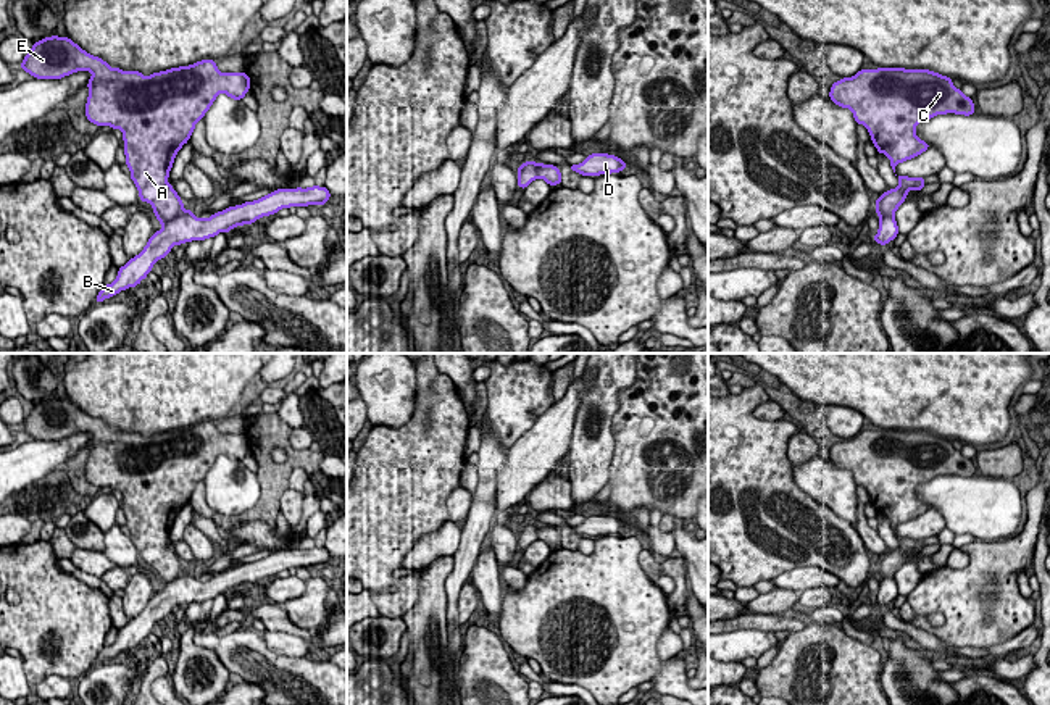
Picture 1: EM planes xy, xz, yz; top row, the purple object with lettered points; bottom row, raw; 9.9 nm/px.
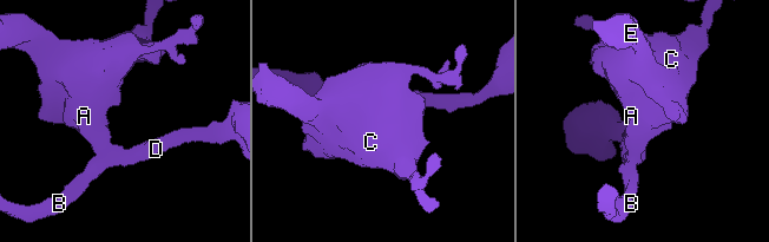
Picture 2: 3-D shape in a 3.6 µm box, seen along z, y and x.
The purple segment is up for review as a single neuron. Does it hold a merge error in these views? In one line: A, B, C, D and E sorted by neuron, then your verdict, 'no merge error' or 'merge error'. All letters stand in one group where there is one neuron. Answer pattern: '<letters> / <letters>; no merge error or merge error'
A C E / B D; merge error

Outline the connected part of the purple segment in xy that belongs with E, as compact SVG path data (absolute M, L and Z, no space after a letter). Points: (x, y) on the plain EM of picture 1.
M58 397L35 403L19 429L35 440L61 440L77 432L92 436L85 478L92 486L123 494L129 537L158 584L184 571L168 539L195 486L219 455L242 461L250 452L247 434L221 434L215 421L144 437L111 429L69 398Z

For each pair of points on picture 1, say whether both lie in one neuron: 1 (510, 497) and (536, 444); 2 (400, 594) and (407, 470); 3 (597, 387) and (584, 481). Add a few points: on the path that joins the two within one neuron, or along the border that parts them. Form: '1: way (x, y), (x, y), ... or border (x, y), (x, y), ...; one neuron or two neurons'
1: way (513, 484), (533, 457); one neuron
2: way (387, 563), (387, 507), (392, 500); one neuron
3: way (595, 410), (589, 458); one neuron

